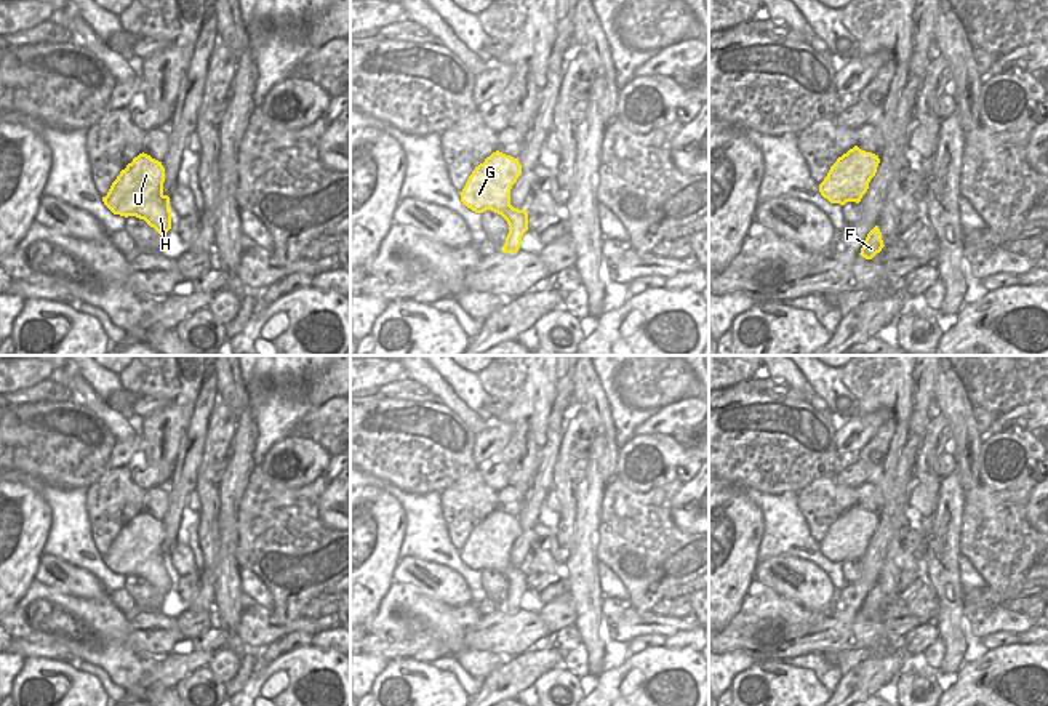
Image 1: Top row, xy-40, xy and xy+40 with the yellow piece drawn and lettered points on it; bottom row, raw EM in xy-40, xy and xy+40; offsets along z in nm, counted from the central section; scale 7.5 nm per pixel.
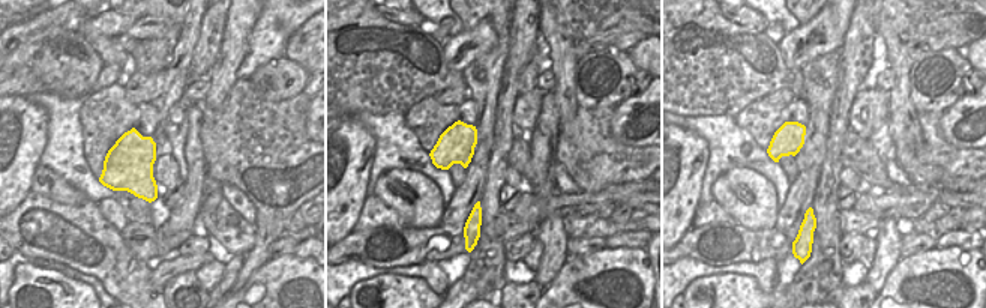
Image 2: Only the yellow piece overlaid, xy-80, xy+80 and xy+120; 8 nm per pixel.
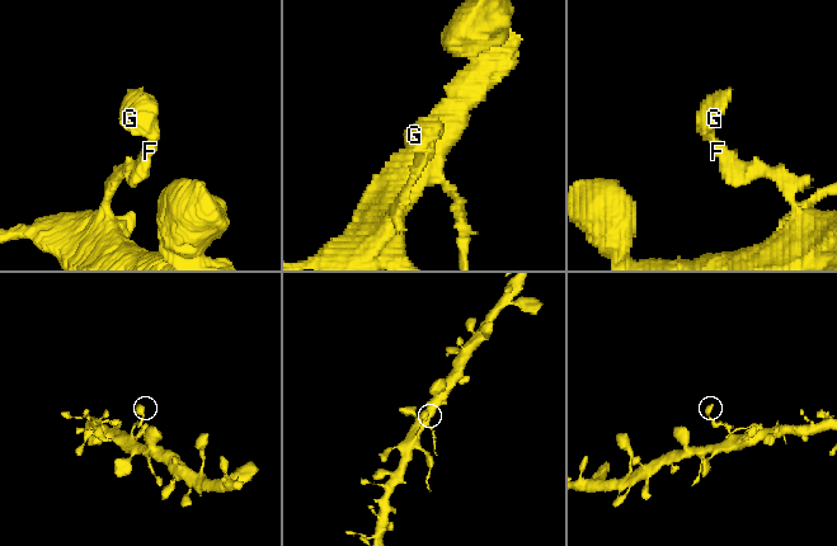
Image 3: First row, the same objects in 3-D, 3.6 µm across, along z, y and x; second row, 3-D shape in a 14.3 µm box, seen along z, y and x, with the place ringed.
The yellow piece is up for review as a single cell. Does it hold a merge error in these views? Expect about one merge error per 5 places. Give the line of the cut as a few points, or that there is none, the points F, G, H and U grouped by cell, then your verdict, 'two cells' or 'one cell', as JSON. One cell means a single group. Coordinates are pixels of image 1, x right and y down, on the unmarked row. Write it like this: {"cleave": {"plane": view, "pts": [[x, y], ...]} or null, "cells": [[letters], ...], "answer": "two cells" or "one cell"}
{"cleave": null, "cells": [["F", "G", "H", "U"]], "answer": "one cell"}

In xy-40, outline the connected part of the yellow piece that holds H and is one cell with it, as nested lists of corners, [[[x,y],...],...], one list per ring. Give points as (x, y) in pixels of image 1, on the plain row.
[[[142,511],[120,530],[102,560],[114,573],[144,578],[165,594],[171,588],[171,570],[163,541],[162,520]]]

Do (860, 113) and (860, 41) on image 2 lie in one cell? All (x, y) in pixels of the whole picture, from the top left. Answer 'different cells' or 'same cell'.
different cells

